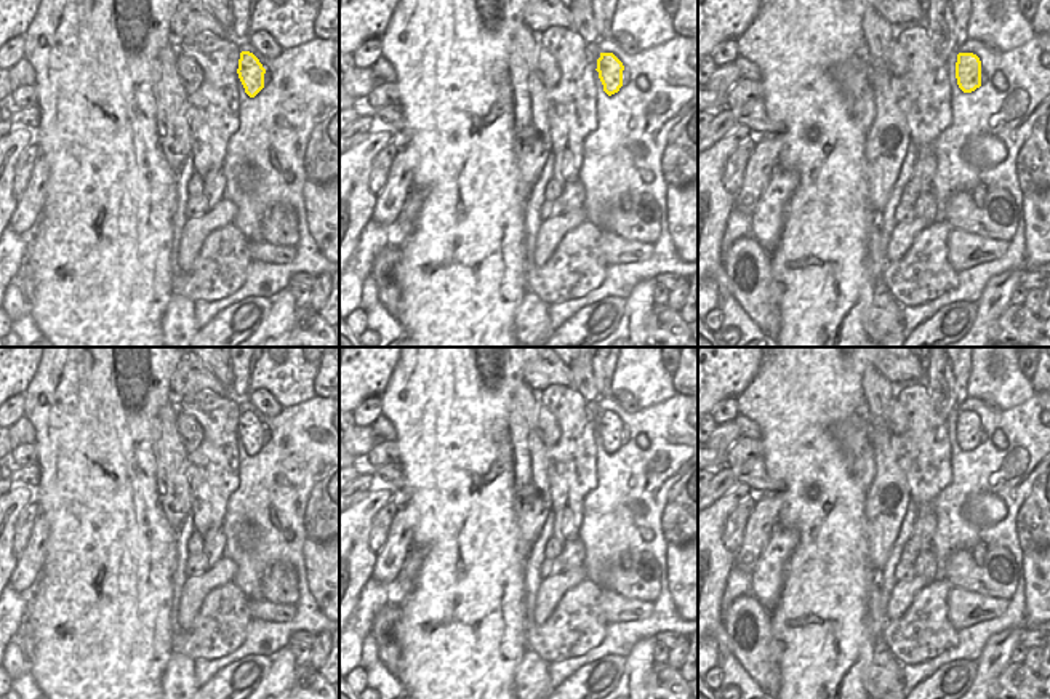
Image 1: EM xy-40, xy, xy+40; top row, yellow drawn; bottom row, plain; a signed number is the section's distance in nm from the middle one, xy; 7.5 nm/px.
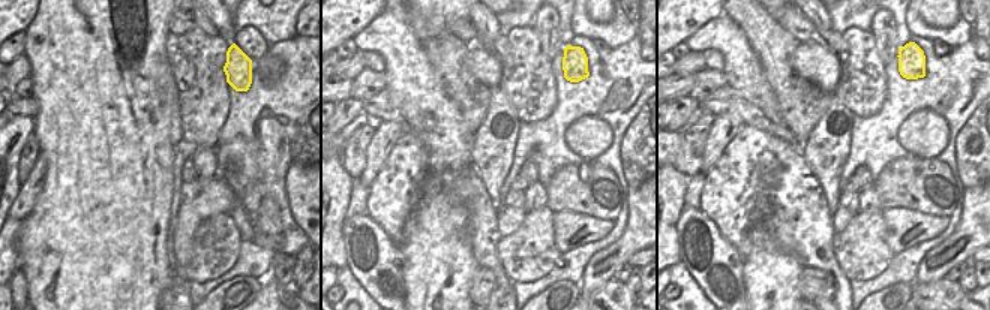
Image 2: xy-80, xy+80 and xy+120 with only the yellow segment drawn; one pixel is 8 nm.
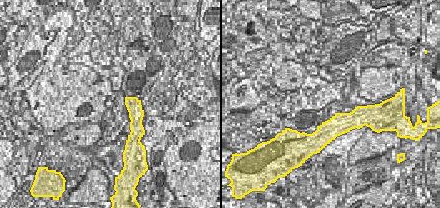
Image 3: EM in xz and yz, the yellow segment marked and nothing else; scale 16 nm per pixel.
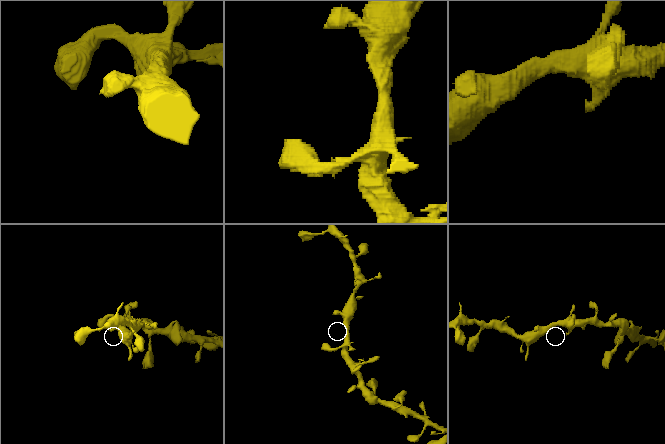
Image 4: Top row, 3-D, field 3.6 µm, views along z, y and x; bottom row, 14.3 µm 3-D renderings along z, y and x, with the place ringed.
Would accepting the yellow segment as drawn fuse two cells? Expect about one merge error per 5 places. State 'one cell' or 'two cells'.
one cell

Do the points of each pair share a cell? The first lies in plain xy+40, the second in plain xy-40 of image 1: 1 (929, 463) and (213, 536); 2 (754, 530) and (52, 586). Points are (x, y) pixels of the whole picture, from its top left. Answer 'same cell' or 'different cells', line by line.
1: different cells
2: different cells

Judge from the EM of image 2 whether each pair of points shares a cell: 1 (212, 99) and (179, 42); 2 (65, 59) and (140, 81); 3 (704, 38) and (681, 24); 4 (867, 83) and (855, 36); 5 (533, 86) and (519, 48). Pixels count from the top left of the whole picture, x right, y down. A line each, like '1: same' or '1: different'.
1: same
2: same
3: different
4: same
5: same

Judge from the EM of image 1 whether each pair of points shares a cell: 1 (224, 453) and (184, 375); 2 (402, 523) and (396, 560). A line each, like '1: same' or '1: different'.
1: different
2: same

